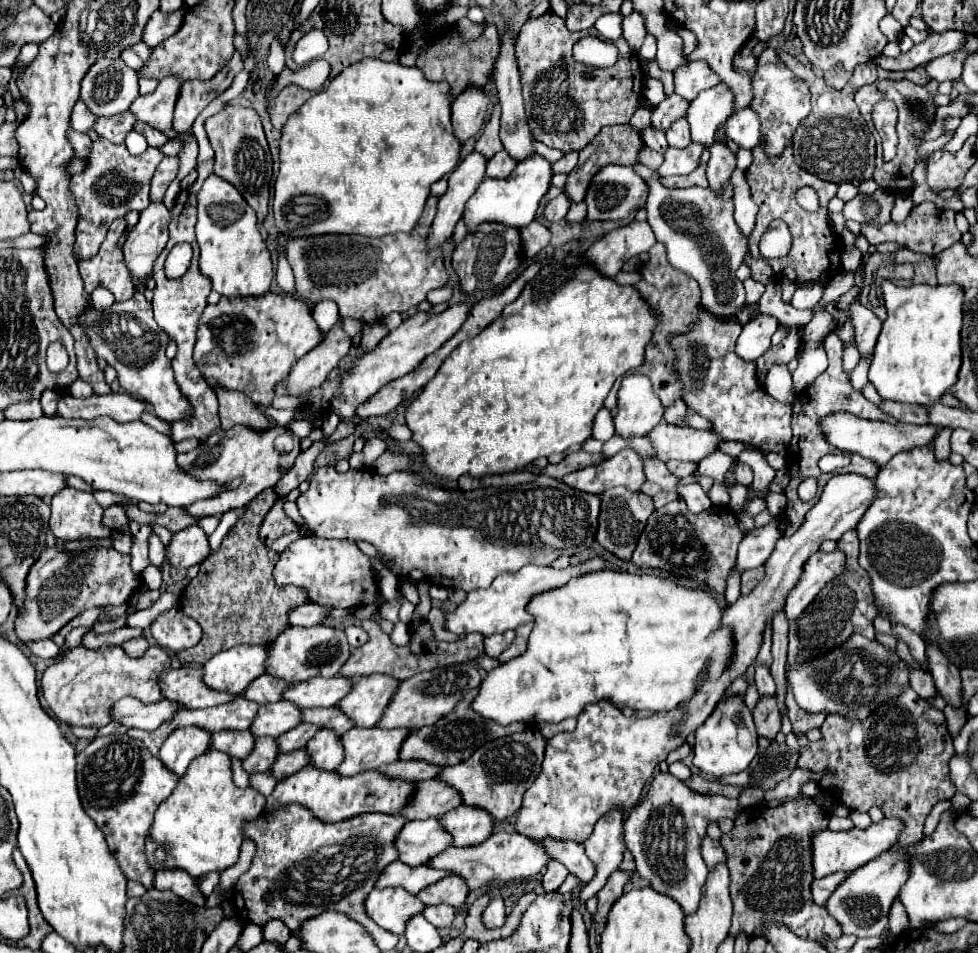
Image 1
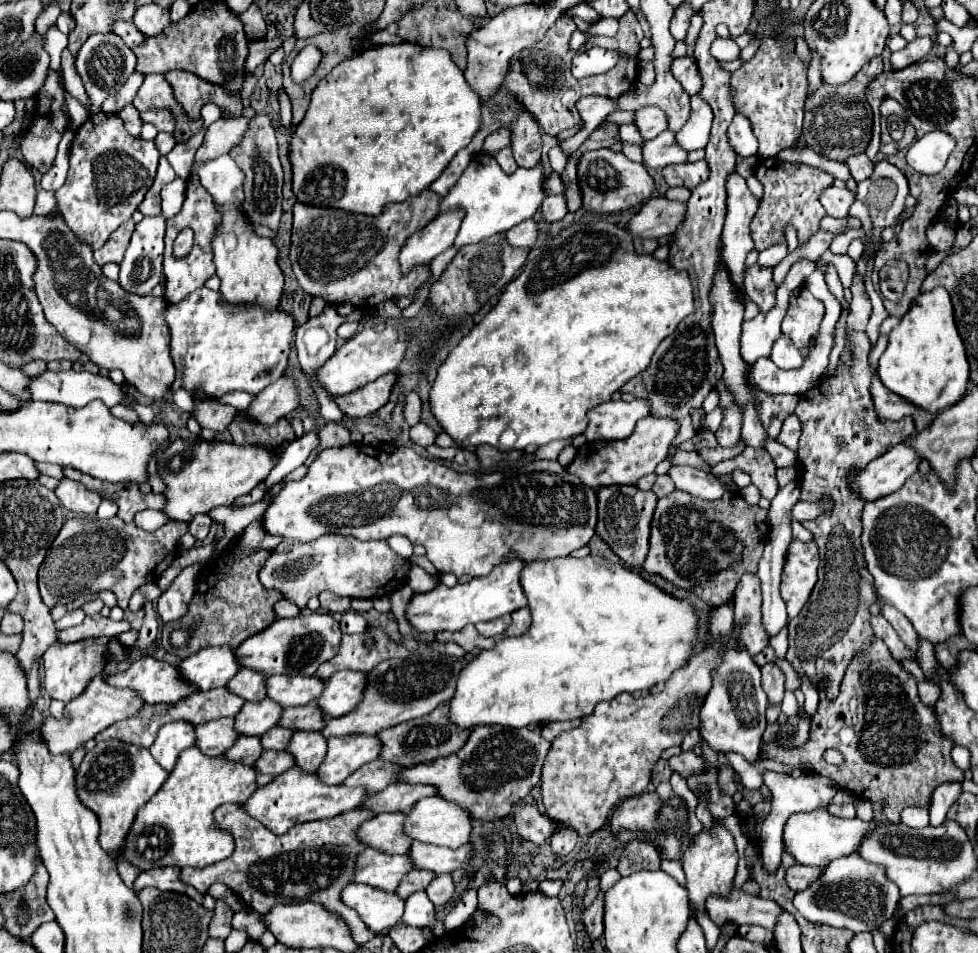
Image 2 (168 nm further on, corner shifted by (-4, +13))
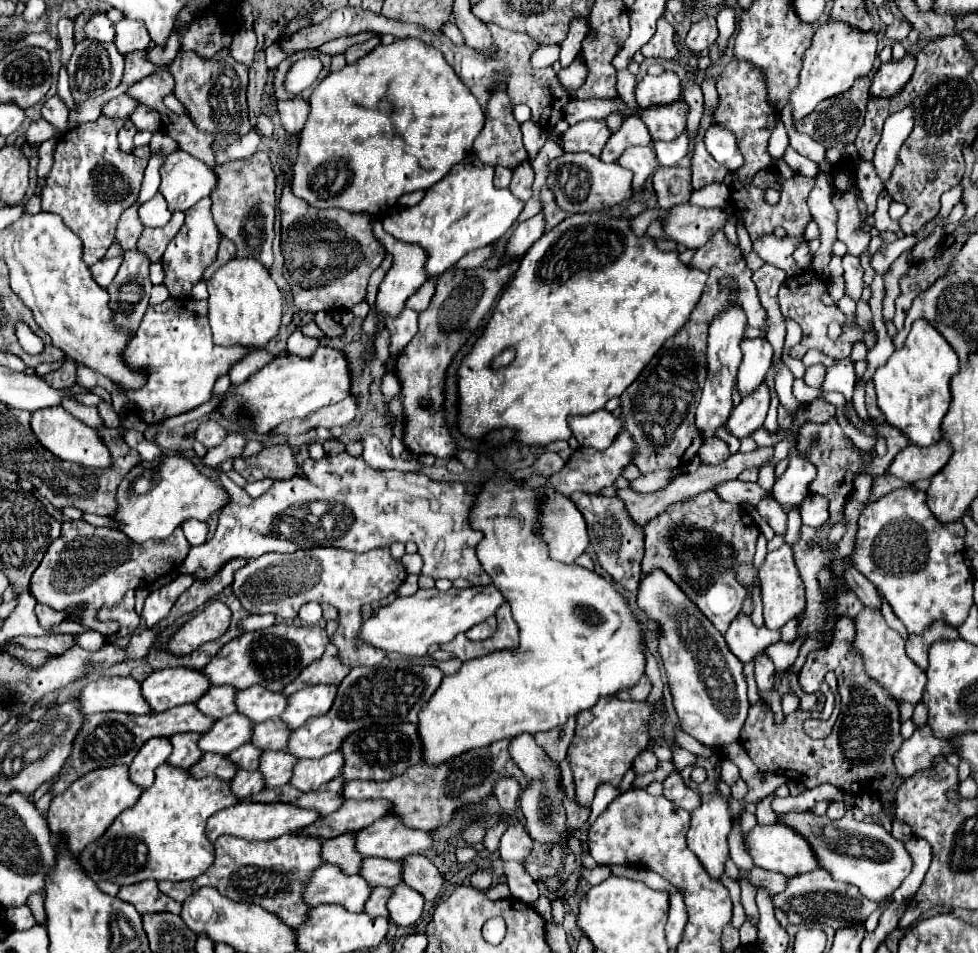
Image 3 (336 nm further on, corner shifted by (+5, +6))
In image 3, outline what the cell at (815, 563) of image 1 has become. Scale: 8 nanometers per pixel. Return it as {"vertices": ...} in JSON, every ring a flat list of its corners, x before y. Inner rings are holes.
{"vertices":[[783,545,771,553,767,553,765,561,759,567,759,583,761,583,761,601,763,601,763,617,767,629,781,629,789,619,797,617,805,609,805,585,795,567,793,551,789,545]]}

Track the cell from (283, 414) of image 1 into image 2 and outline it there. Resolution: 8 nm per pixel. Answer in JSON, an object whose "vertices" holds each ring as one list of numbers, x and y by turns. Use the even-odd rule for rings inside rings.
{"vertices":[[231,392,225,394,222,398,218,398,217,400,219,402,224,402,224,404,234,406,236,410,246,410,246,408,248,408,248,404,251,404,254,397,254,395,246,392]]}

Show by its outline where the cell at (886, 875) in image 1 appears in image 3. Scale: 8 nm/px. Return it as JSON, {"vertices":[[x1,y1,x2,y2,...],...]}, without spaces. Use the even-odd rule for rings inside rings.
{"vertices":[[813,869,809,873,791,877,787,881,787,887,771,897,775,909,783,909,789,917,789,923,793,925,829,925,833,929,847,927,851,923,861,923,865,921,875,909,881,909,885,903,873,903,865,899,857,887,833,881,827,871,823,869]]}

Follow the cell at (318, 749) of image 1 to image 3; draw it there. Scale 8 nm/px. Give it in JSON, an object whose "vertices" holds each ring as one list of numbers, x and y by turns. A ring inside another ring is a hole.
{"vertices":[[265,751,261,753,259,761,259,773,263,775,265,787,275,789,281,785,287,785,293,775,293,765,297,759,285,751]]}

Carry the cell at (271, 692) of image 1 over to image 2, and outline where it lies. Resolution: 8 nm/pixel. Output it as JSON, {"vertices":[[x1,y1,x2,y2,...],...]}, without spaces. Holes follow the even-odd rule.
{"vertices":[[242,668,226,686,230,692,242,696,244,700,258,702,266,698,266,676,258,674,258,670,246,670]]}

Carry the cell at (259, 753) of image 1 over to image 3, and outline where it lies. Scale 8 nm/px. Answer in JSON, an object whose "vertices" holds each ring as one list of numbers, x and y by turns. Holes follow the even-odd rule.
{"vertices":[[205,753,191,769,189,773,197,779,201,777,219,777,221,781,229,781,233,775,235,775,235,765,223,757,223,755,217,755,217,753]]}

